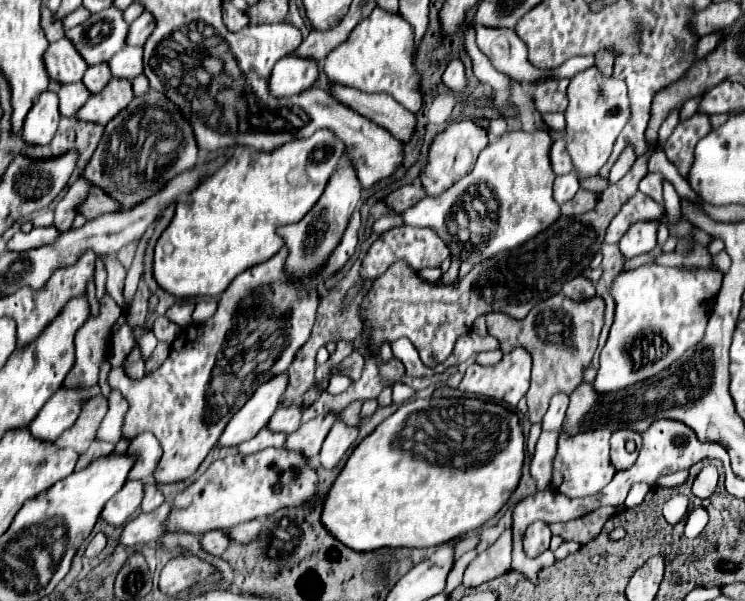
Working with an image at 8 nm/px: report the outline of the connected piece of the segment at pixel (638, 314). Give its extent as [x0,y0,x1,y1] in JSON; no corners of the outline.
[594,263,722,393]

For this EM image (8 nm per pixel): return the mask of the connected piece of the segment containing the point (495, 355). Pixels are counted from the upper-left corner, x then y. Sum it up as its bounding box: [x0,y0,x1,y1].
[476,349,502,365]

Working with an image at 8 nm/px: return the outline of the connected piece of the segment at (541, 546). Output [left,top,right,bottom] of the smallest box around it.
[524,521,552,557]

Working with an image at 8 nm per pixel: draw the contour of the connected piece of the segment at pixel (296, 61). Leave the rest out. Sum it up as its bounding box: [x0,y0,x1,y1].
[270,57,320,97]

